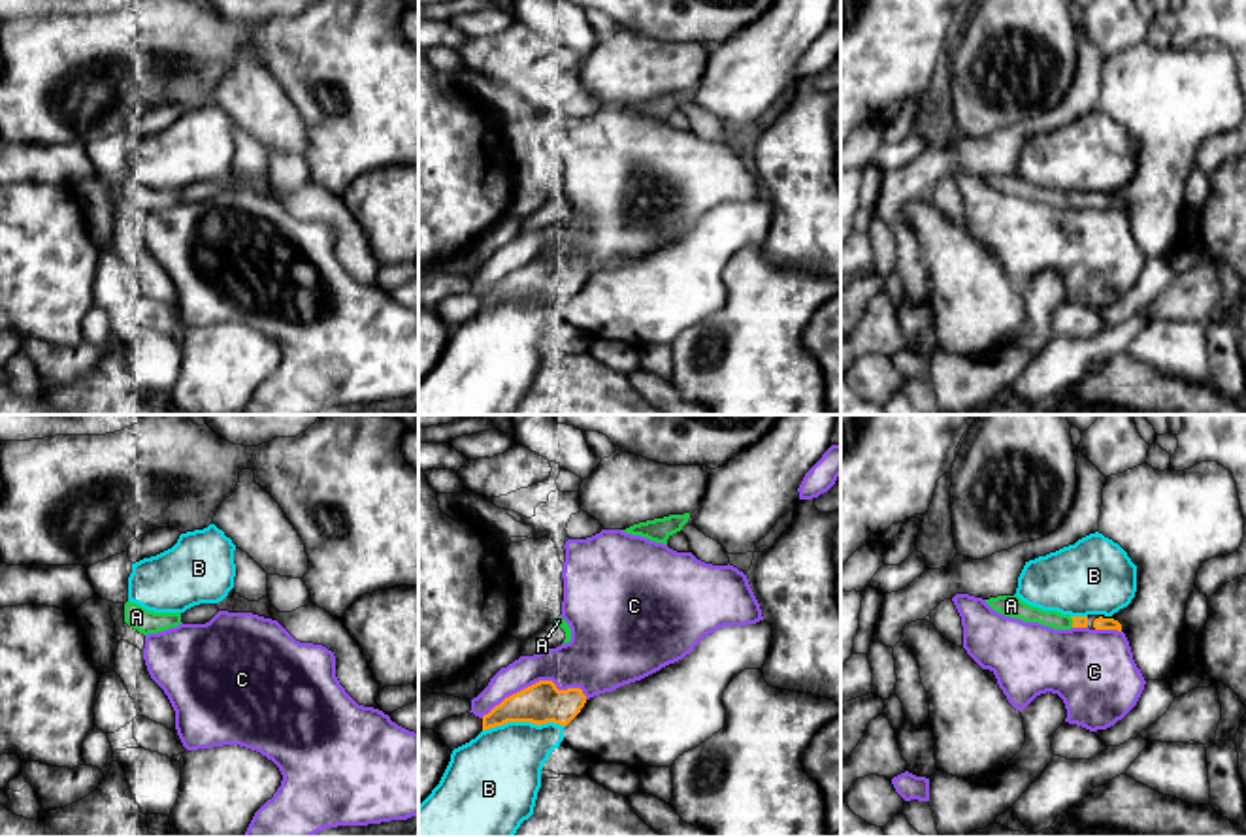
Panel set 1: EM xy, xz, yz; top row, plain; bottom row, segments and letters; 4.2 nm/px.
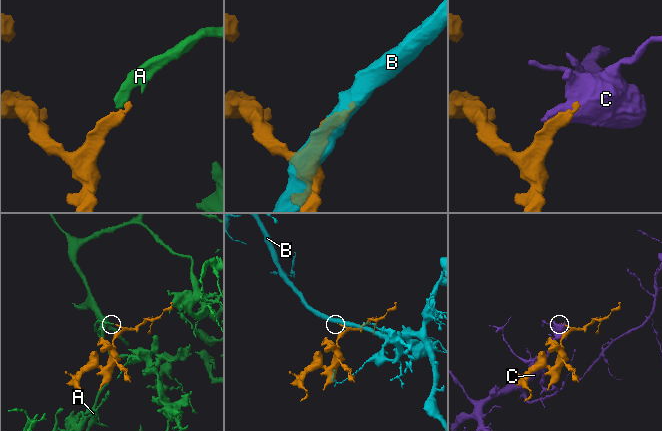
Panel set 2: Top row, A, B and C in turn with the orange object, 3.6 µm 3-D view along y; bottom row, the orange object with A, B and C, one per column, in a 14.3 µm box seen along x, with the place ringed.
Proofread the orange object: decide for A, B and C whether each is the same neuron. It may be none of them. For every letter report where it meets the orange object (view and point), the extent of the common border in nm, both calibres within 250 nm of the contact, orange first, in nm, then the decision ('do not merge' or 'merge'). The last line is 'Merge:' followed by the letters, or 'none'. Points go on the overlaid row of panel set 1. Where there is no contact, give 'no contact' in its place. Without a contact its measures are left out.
A: yz (1073, 623) | 50 nm | 50/80 nm | merge
B: xz (523, 721) | 360 nm | 170/360 nm | do not merge
C: xz (536, 683) | 460 nm | 170/240 nm | do not merge
Merge: A

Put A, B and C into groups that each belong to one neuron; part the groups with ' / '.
A / B / C

